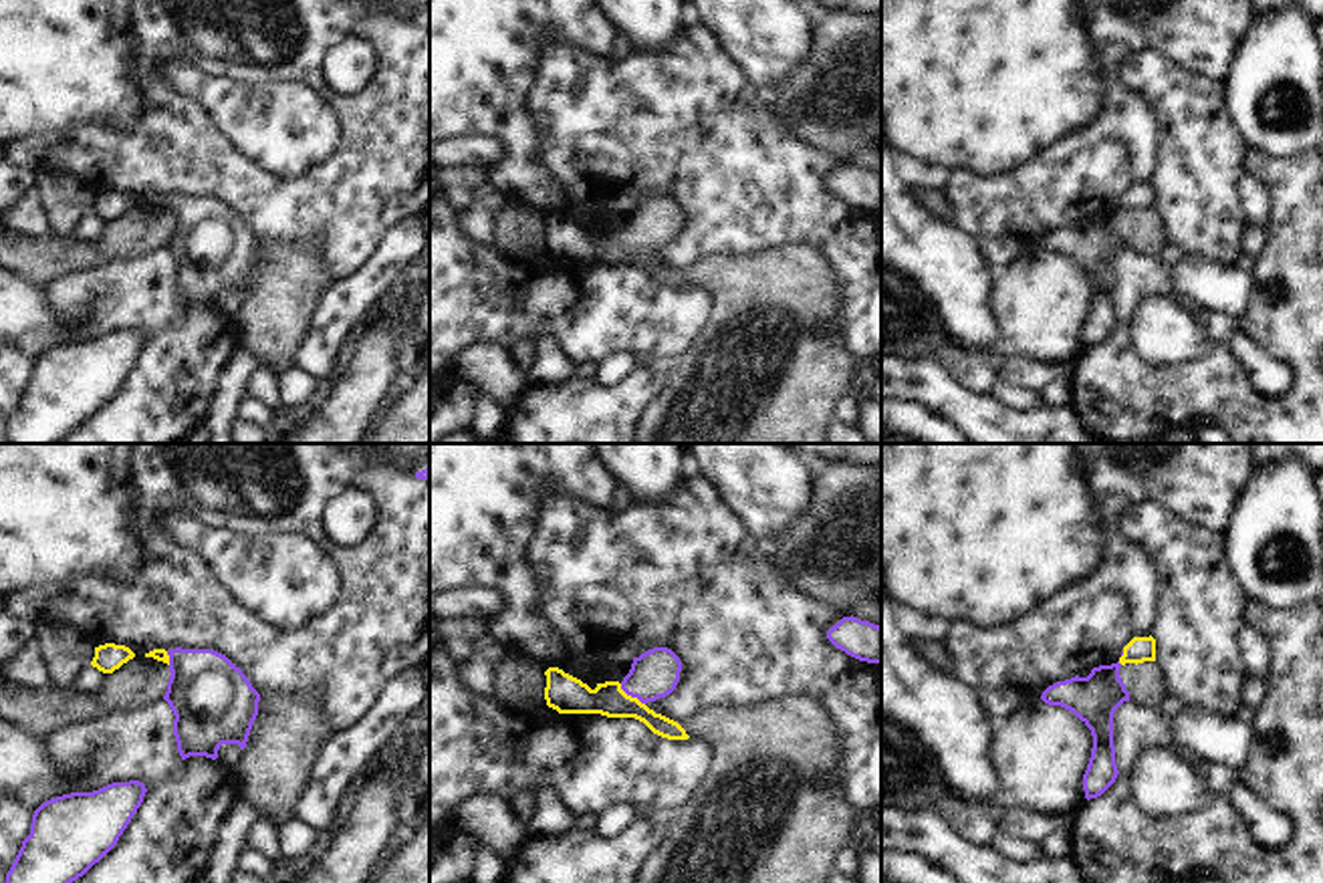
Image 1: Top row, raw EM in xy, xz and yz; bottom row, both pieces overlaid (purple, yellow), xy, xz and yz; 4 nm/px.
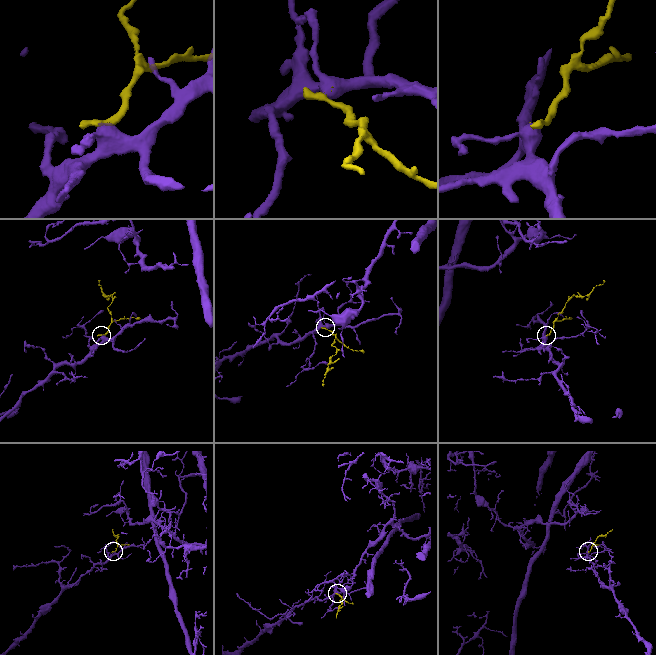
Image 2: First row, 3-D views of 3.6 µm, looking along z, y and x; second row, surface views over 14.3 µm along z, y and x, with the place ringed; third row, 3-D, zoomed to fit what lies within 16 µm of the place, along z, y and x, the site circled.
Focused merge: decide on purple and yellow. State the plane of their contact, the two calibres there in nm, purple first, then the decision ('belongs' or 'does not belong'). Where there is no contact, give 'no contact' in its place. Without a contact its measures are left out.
contact in xz; calibres 190 and 140 nm; belongs

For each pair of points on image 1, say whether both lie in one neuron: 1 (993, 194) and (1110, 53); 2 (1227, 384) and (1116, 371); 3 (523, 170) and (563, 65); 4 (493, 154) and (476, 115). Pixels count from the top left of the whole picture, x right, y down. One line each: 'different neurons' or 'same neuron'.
1: same neuron
2: same neuron
3: different neurons
4: different neurons

